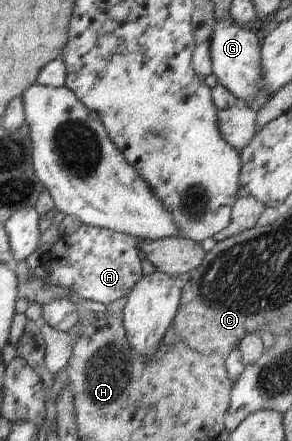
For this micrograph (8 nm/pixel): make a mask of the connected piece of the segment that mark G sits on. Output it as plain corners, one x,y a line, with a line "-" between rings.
217,22
210,39
210,53
213,74
218,83
244,101
256,113
270,99
263,86
263,67
261,66
261,45
255,30
243,28
238,23

